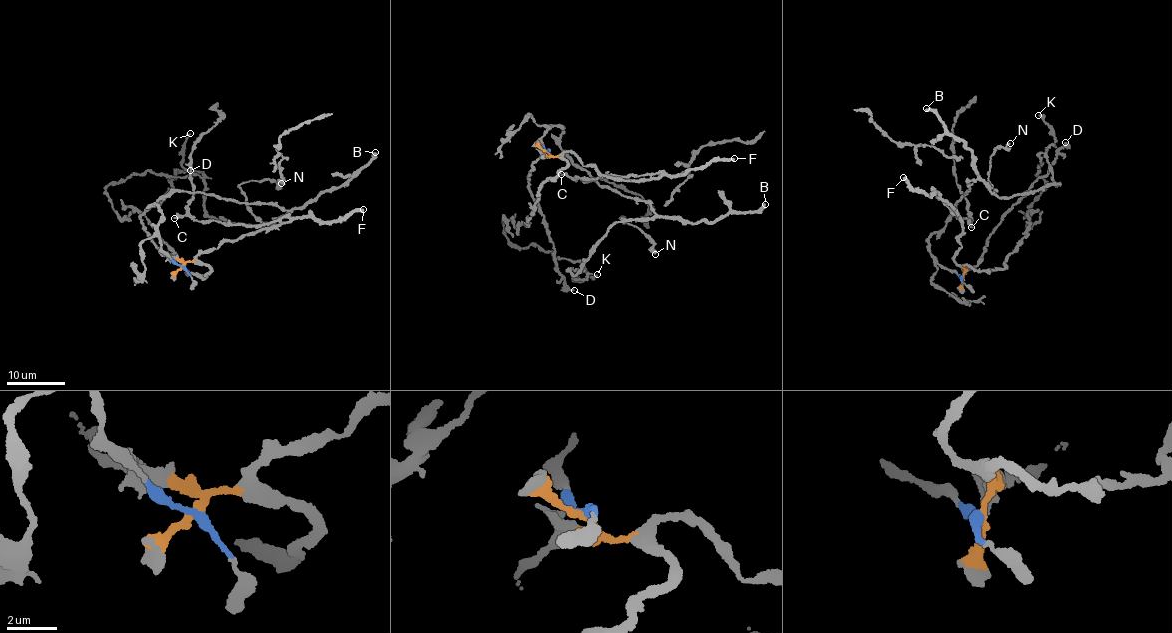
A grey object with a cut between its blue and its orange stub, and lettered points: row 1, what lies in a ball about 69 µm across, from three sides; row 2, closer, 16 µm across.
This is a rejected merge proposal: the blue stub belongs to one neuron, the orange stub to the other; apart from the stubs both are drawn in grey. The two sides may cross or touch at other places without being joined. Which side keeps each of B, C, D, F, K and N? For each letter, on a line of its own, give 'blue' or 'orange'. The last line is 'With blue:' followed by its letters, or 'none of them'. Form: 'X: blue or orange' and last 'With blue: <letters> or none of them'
B: blue
C: orange
D: orange
F: orange
K: blue
N: blue
With blue: B, K, N

